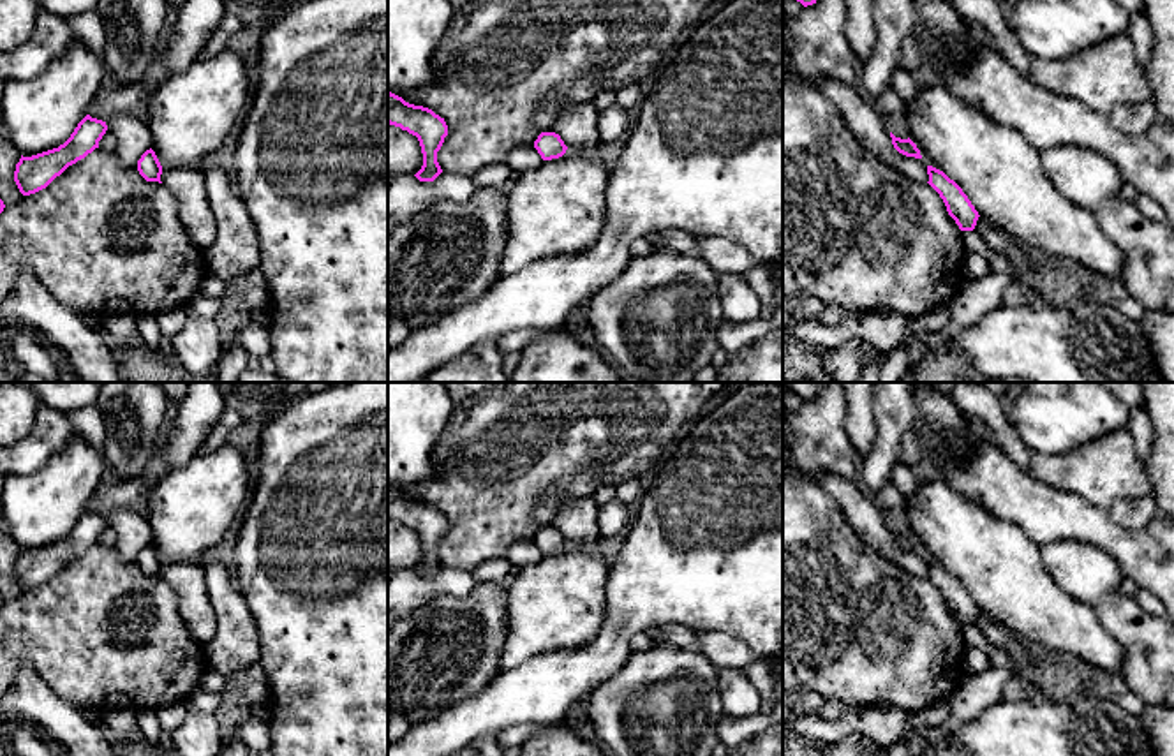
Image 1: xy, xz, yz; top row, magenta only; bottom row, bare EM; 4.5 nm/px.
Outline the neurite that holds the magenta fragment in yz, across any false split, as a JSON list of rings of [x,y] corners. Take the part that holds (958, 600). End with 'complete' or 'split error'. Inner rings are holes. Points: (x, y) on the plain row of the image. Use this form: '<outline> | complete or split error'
[[[927,560],[929,580],[943,594],[948,610],[955,615],[961,626],[973,626],[978,615],[978,606],[962,587],[962,583],[950,574],[943,566]]] | complete

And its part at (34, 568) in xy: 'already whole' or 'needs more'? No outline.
already whole

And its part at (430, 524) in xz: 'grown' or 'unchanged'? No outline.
unchanged

